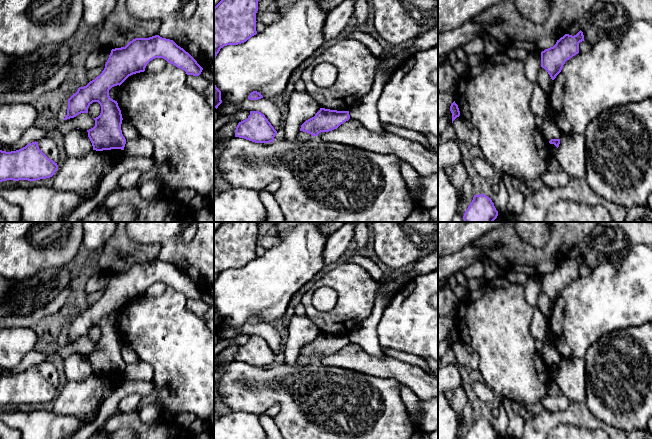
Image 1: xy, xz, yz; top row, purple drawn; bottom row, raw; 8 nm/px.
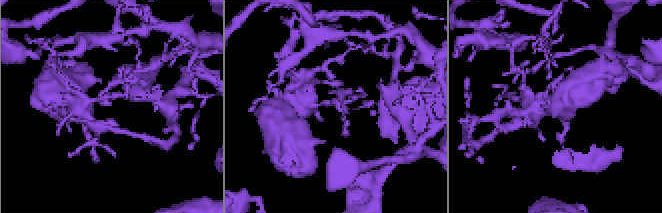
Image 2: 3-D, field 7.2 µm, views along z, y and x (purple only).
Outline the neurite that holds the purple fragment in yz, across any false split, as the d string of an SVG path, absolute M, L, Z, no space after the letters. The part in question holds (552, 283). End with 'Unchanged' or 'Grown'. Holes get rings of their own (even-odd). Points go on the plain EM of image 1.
M580 254L574 260L565 258L553 271L541 276L541 291L548 296L552 304L561 296L565 286L579 277L579 267L582 265L584 259Z. Unchanged

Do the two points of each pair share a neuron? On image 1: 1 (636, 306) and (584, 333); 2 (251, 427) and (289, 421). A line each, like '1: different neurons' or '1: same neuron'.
1: same neuron
2: different neurons

